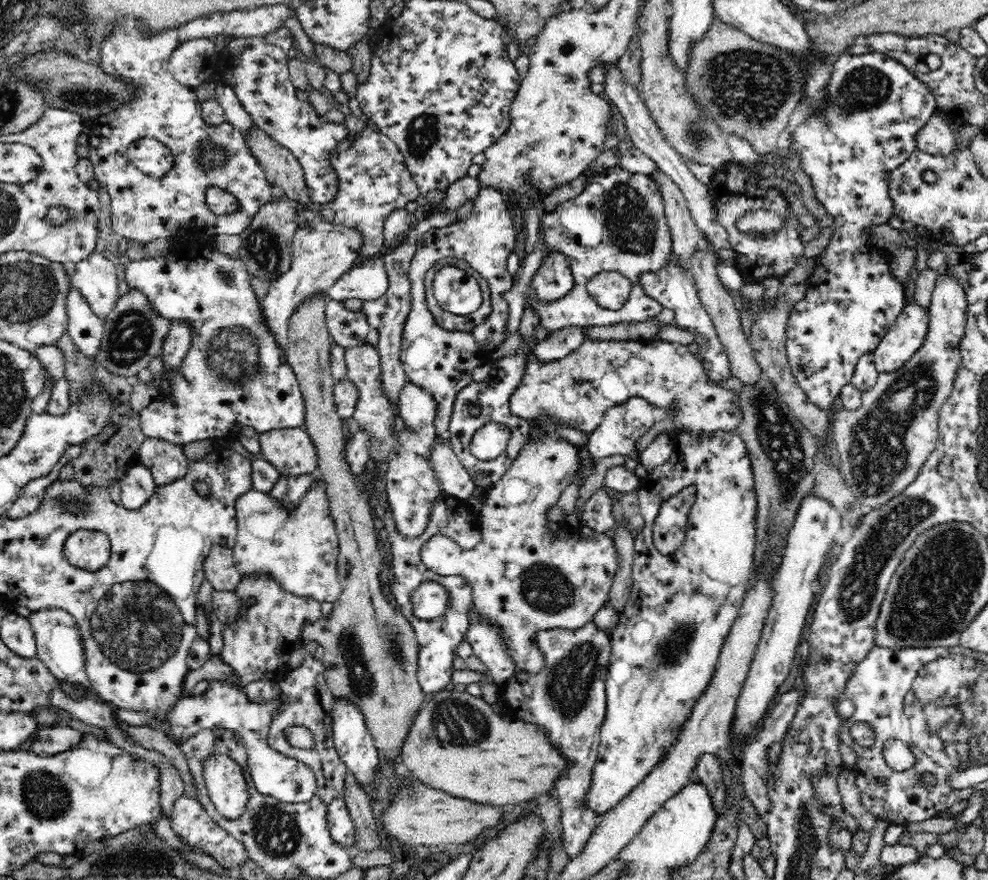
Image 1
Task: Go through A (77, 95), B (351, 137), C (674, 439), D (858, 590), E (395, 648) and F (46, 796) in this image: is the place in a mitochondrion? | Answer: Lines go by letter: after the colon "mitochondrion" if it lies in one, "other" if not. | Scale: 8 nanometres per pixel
A: mitochondrion
B: other
C: other
D: mitochondrion
E: mitochondrion
F: mitochondrion

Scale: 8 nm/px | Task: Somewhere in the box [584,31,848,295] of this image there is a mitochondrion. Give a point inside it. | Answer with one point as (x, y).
(750, 86)

